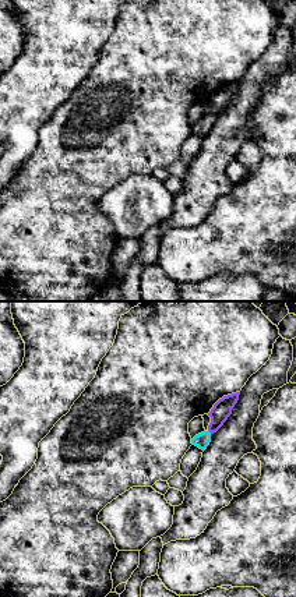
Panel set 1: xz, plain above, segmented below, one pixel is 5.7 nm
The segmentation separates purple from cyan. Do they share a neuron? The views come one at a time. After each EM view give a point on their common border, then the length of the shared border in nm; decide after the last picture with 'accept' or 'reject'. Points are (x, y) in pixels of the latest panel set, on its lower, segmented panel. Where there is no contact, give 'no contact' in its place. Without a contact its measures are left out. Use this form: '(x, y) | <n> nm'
(210, 431) | 30 nm

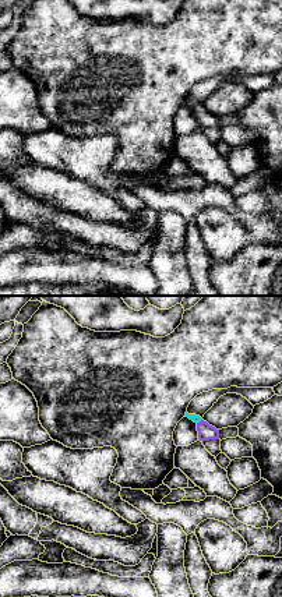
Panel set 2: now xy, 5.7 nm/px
(200, 421) | 40 nm

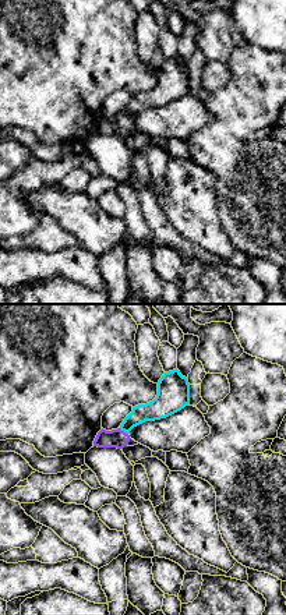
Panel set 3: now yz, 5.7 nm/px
(123, 431) | 70 nm

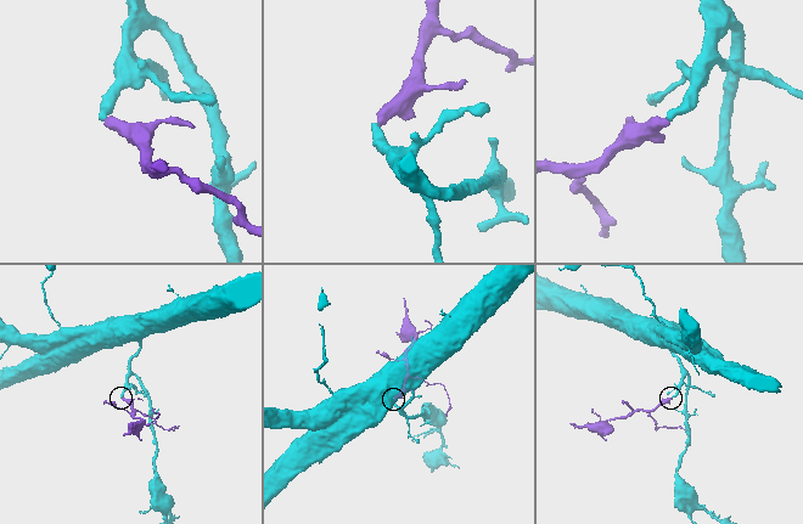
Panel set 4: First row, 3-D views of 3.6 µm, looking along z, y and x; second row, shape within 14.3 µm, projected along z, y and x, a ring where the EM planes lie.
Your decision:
accept

